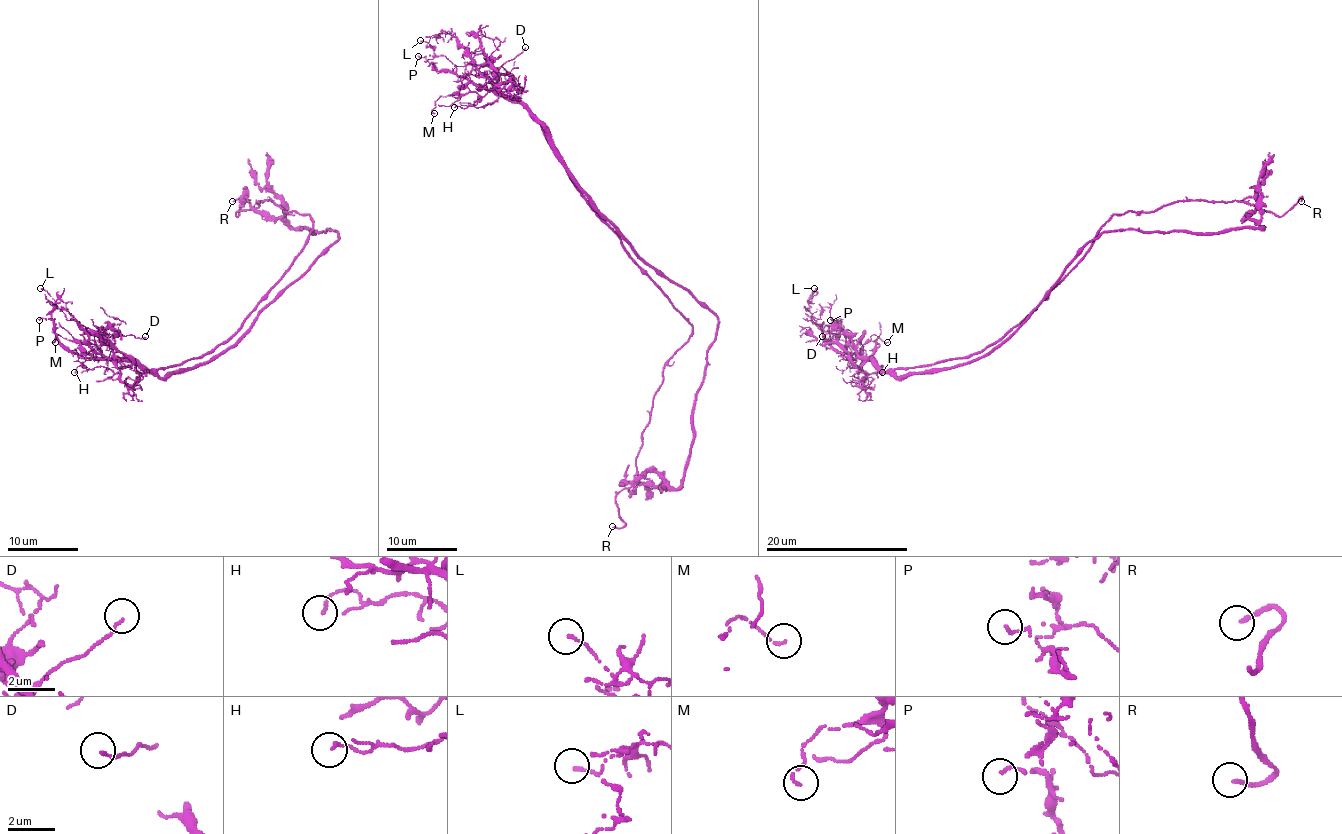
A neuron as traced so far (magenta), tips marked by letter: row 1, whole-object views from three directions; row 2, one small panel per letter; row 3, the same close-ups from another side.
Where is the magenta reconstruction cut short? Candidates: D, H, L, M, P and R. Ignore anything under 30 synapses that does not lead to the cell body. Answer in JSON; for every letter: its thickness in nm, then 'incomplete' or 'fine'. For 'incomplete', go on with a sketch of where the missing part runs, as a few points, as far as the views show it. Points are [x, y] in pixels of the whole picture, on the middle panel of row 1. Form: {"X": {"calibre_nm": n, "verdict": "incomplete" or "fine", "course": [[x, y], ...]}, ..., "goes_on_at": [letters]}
{"D": {"calibre_nm": 100, "verdict": "fine"}, "H": {"calibre_nm": 100, "verdict": "fine"}, "L": {"calibre_nm": 120, "verdict": "fine"}, "M": {"calibre_nm": 110, "verdict": "fine"}, "P": {"calibre_nm": 130, "verdict": "fine"}, "R": {"calibre_nm": 160, "verdict": "incomplete", "course": [[612, 526], [585, 537], [597, 541], [606, 549]]}, "goes_on_at": ["R"]}

